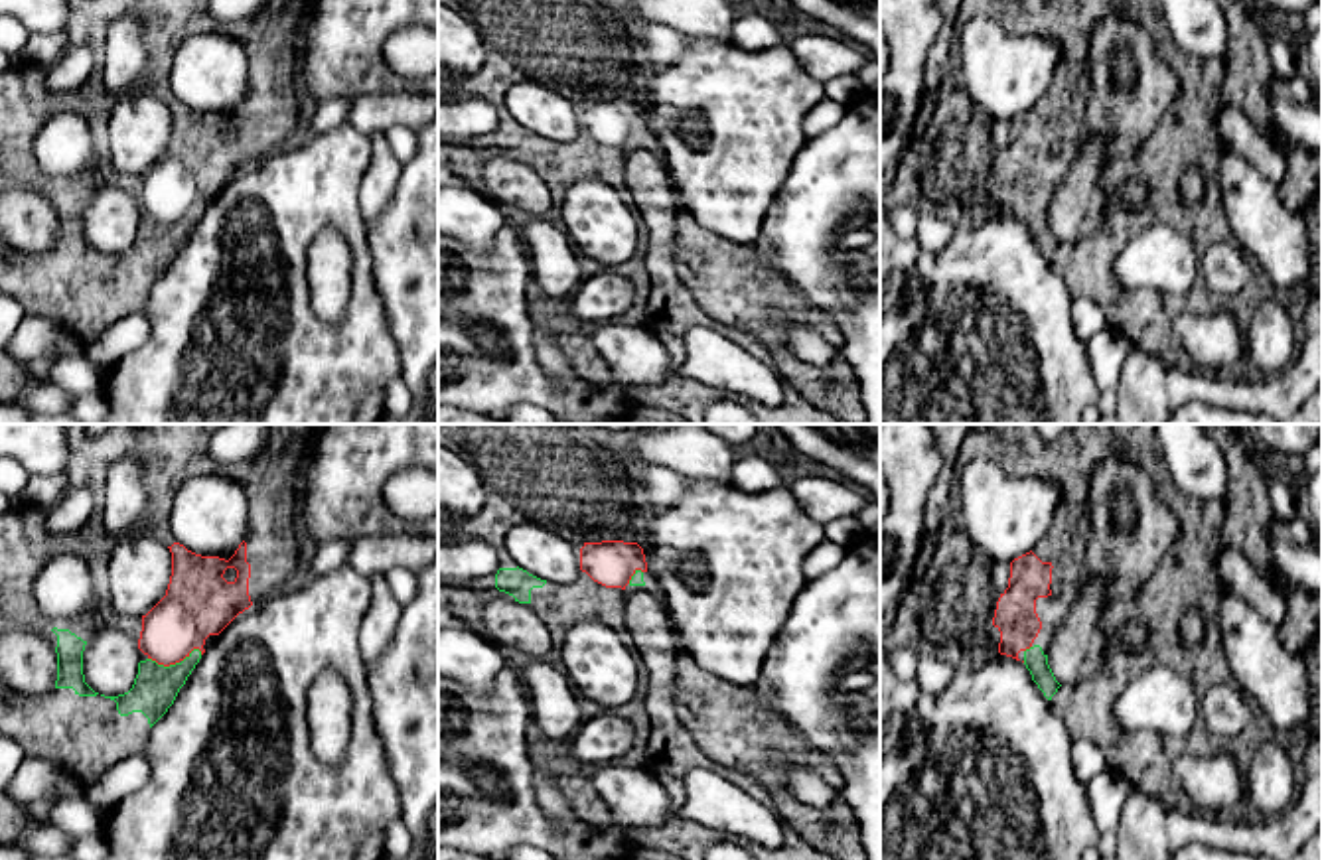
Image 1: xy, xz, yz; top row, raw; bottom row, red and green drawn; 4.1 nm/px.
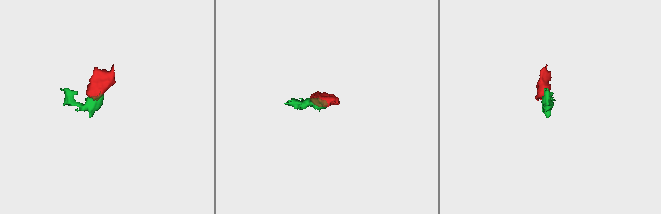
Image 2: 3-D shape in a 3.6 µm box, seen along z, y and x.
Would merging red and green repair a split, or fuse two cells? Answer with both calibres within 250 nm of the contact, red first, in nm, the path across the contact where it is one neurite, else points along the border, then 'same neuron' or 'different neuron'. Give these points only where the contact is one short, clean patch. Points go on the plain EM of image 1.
240/180 nm | same neuron

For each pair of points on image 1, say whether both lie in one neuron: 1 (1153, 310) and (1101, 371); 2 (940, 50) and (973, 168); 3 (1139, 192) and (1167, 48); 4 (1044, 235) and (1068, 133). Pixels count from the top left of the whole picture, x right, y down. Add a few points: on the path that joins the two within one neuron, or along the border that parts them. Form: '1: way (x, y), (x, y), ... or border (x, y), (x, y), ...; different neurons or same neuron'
1: border (1125, 334), (1131, 342); different neurons
2: border (948, 68), (942, 77); different neurons
3: way (1159, 156), (1190, 123), (1190, 83); same neuron
4: way (1038, 210), (1038, 176), (1056, 158); same neuron

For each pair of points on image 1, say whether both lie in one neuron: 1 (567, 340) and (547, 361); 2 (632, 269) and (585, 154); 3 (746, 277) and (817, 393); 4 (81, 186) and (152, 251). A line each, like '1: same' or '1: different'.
1: different
2: same
3: same
4: same

